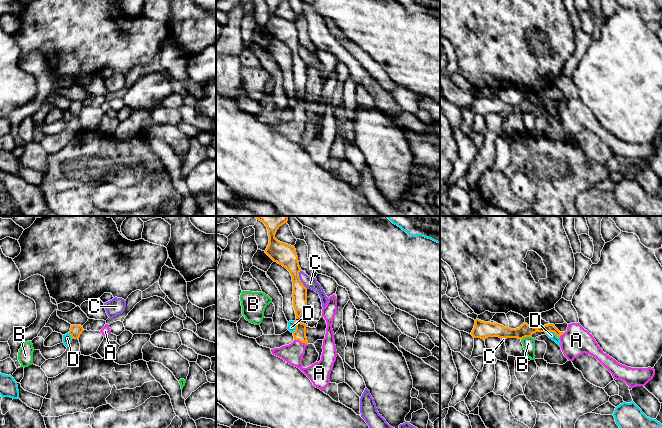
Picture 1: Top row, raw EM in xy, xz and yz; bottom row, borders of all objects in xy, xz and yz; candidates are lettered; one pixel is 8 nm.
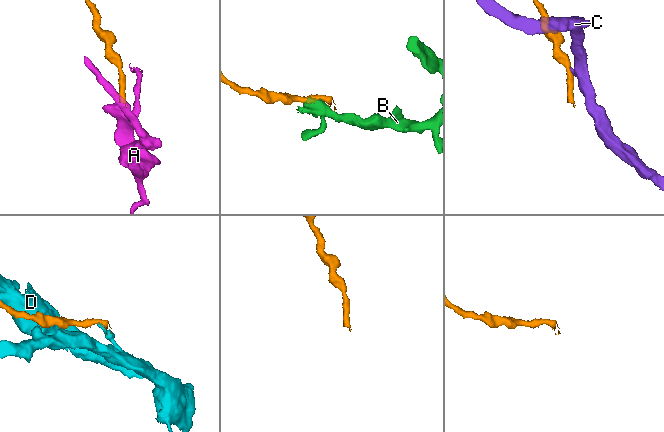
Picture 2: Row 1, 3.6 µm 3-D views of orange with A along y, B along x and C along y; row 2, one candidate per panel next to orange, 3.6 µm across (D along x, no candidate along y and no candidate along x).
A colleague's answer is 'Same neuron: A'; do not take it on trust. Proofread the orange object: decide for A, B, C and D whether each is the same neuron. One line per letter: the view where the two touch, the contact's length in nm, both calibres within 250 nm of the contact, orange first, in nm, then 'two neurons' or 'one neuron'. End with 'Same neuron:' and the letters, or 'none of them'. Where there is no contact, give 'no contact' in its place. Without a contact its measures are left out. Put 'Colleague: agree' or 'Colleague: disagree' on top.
Colleague: agree
A: xz | 120 nm | 100/160 nm | one neuron
B: yz | 90 nm | 110/100 nm | two neurons
C: xz | 160 nm | 170/100 nm | two neurons
D: yz | 120 nm | 110/60 nm | two neurons
Same neuron: A

